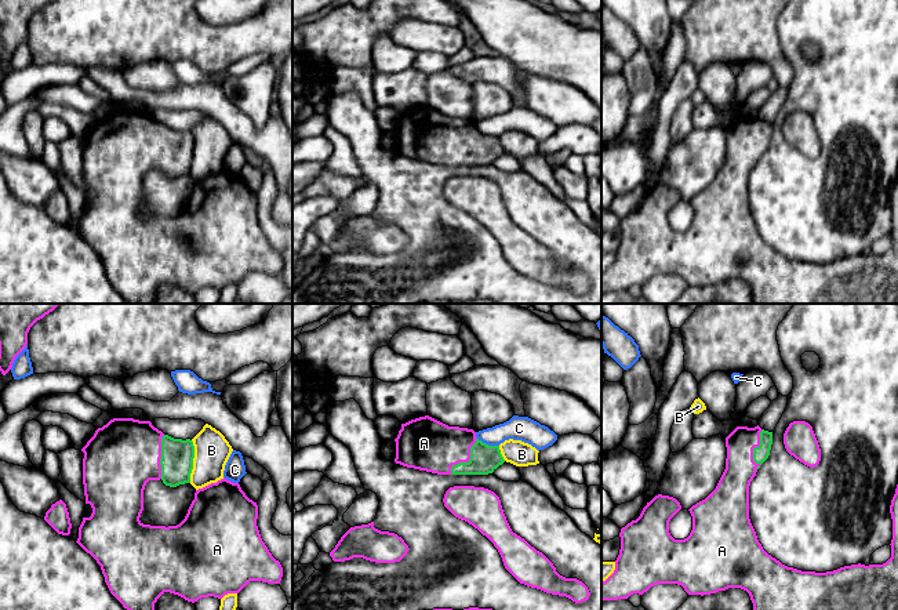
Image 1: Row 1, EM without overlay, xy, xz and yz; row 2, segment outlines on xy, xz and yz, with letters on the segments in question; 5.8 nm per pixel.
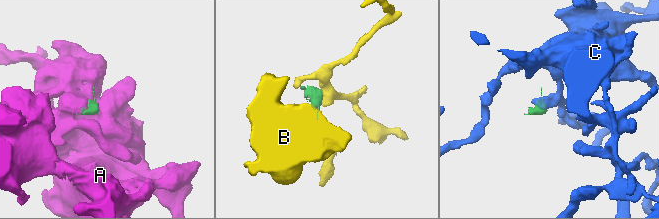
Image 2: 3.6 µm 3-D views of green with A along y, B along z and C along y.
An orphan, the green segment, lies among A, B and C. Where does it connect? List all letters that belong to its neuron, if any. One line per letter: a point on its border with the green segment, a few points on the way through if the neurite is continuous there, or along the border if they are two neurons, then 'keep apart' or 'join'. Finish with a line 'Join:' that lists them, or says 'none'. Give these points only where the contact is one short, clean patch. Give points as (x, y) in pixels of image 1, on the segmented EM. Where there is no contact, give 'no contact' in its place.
A: contact xz (469, 460); join
B: contact xy (192, 461); border xy (192, 440), (193, 468), (189, 482); keep apart
C: contact xz (487, 445); border xz (477, 438), (489, 445), (498, 446); keep apart
Join: A

